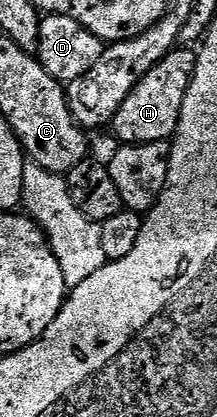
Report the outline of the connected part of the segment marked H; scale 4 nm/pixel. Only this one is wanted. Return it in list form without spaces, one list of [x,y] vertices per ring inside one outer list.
[[[176,48],[148,76],[128,92],[128,100],[120,104],[120,112],[116,112],[112,123],[112,131],[122,144],[148,144],[149,142],[165,142],[173,139],[178,133],[180,124],[180,108],[184,108],[184,96],[191,86],[192,76],[198,71],[196,60],[198,51],[194,48]]]

